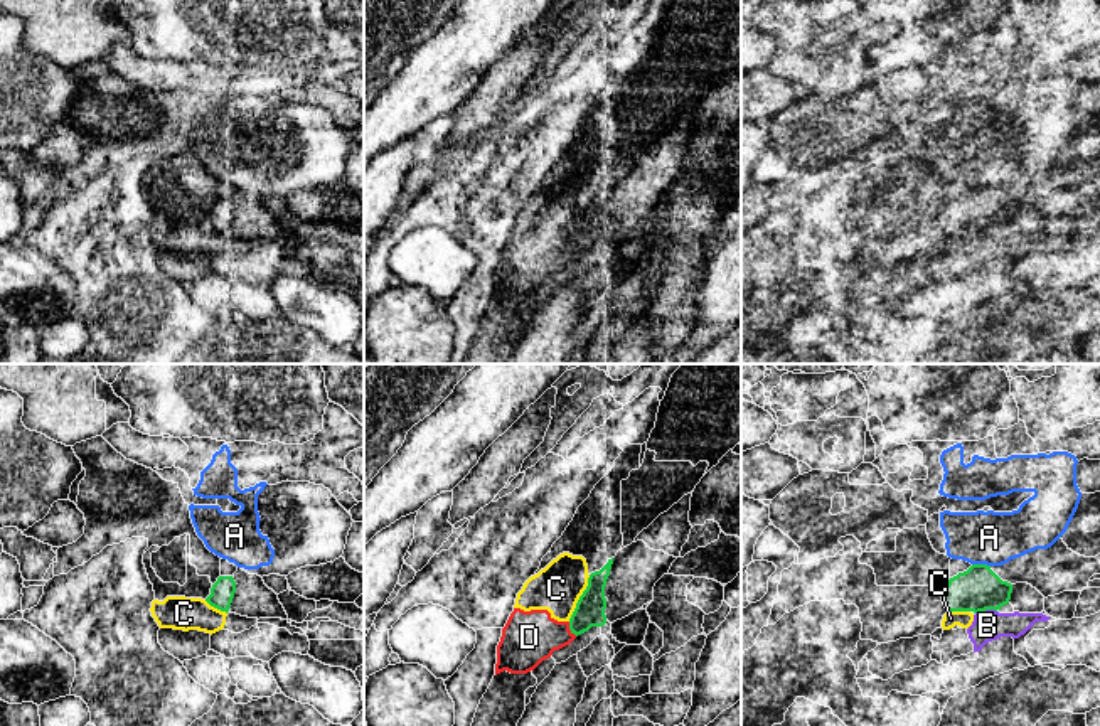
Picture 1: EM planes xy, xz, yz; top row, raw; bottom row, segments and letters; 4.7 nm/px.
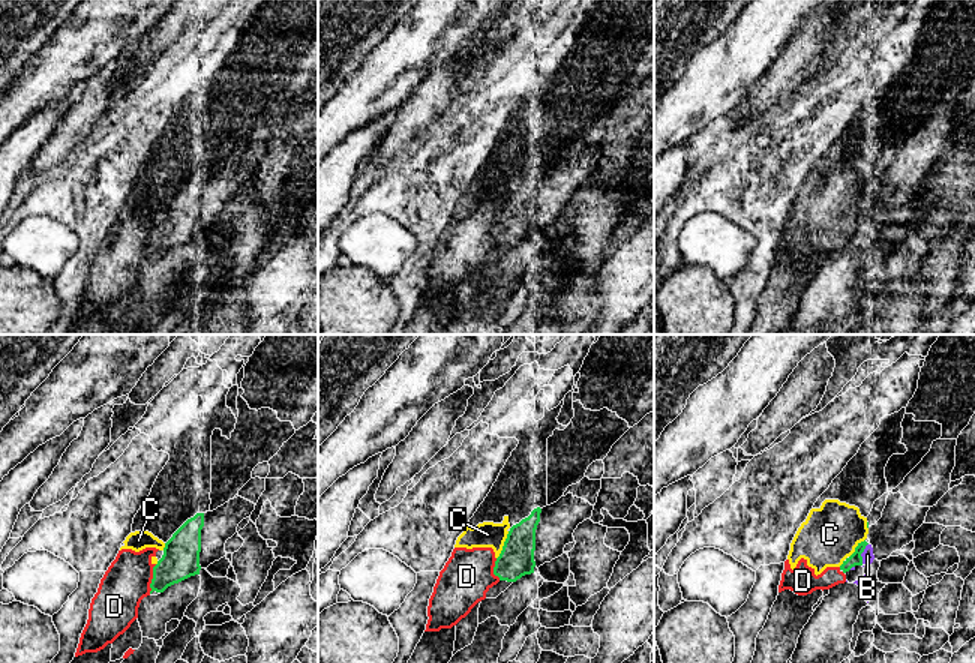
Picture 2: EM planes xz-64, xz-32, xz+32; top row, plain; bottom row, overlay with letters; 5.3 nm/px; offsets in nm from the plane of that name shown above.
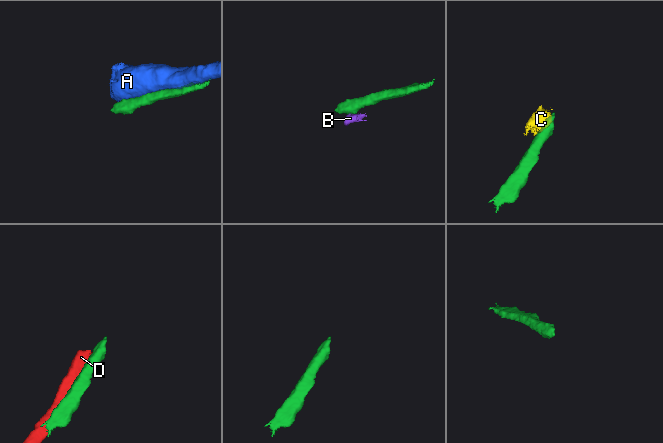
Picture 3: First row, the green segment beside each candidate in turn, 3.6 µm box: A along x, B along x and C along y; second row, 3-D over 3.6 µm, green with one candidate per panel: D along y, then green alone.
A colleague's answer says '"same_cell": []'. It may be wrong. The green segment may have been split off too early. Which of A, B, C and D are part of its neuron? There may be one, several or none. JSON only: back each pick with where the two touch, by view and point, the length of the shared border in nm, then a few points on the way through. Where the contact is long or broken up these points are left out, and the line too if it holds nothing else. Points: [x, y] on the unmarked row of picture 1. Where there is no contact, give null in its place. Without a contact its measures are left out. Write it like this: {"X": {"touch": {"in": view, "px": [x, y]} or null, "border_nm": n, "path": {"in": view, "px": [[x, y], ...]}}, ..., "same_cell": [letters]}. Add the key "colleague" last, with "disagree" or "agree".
{"same_cell": [], "colleague": "agree"}

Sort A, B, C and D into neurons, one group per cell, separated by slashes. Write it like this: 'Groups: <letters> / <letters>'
Groups: A / B / C D

